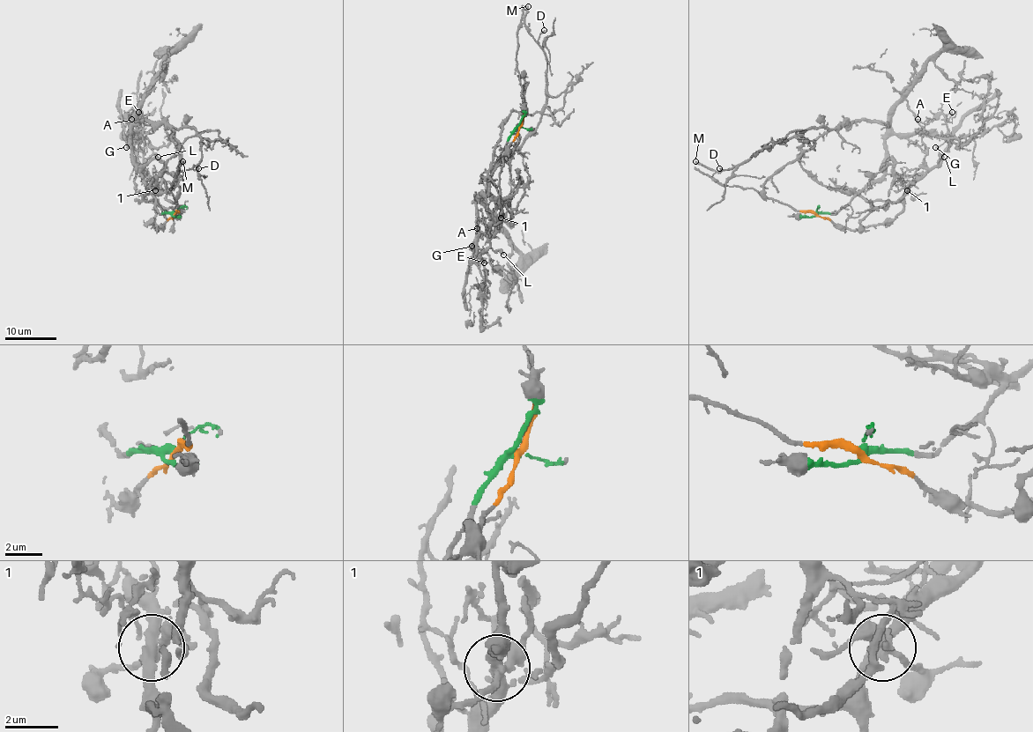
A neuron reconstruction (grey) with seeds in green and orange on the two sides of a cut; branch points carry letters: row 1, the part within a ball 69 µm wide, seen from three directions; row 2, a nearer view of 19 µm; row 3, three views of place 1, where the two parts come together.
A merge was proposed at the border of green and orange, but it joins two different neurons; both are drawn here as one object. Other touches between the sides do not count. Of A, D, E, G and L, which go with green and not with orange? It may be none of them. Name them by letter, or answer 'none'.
A, D, E

